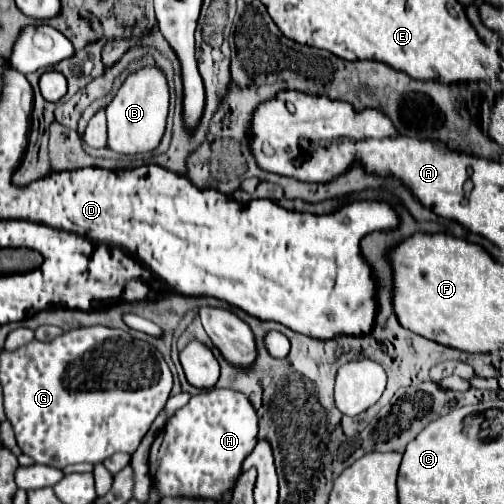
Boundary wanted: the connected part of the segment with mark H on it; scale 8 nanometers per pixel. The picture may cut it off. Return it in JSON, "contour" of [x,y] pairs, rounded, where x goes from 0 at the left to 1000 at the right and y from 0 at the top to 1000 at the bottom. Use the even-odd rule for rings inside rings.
{"contour":[[[407,772],[379,788],[379,796],[351,812],[331,843],[323,847],[323,863],[315,859],[300,883],[296,899],[296,942],[308,974],[319,990],[327,986],[375,986],[375,990],[419,990],[427,998],[442,998],[446,982],[462,974],[482,938],[478,923],[486,907],[506,891],[514,859],[514,831],[486,784],[462,772]]]}

